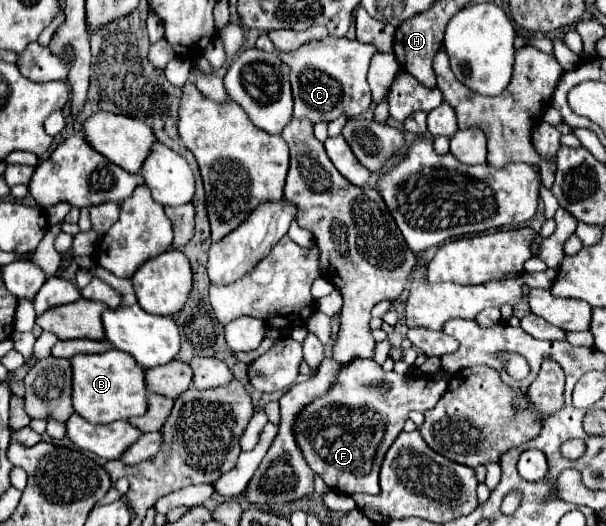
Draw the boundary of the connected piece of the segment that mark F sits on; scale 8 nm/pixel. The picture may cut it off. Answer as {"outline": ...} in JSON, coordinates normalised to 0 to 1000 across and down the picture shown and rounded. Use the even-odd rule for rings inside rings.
{"outline":[[[584,681],[578,692],[571,692],[558,711],[554,726],[525,757],[518,757],[492,791],[485,802],[485,833],[488,844],[508,875],[512,890],[548,928],[561,932],[564,939],[624,939],[624,897],[627,882],[634,875],[637,856],[653,837],[653,829],[663,821],[663,810],[670,802],[670,787],[677,779],[710,779],[719,772],[719,764],[736,745],[736,726],[723,715],[703,715],[703,726],[696,730],[696,715],[670,711],[657,715],[653,707],[634,707],[617,684],[597,684]]]}

